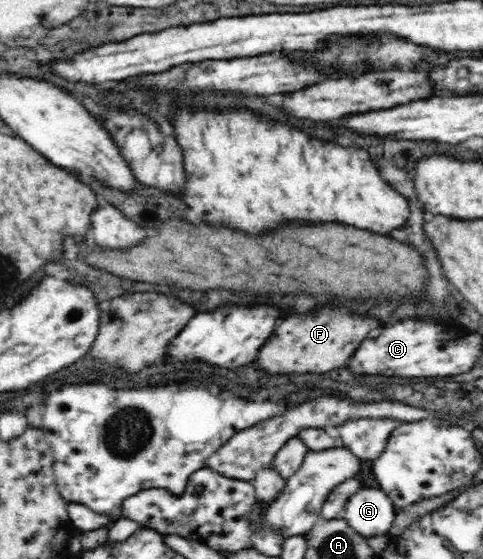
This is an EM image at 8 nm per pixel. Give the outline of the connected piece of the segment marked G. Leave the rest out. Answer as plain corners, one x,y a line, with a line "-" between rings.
362,487
348,502
343,520
361,536
389,535
396,517
393,502
383,490

